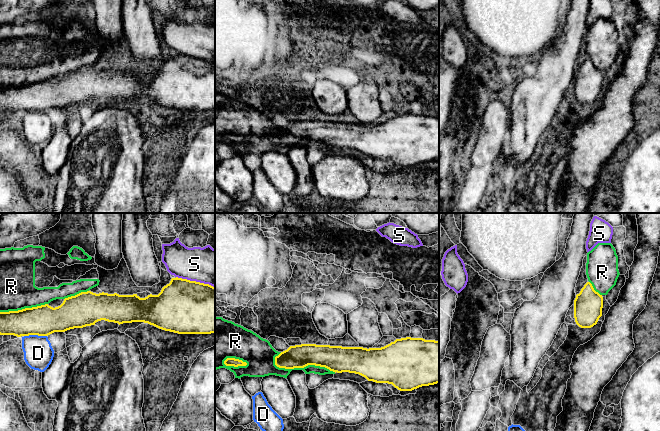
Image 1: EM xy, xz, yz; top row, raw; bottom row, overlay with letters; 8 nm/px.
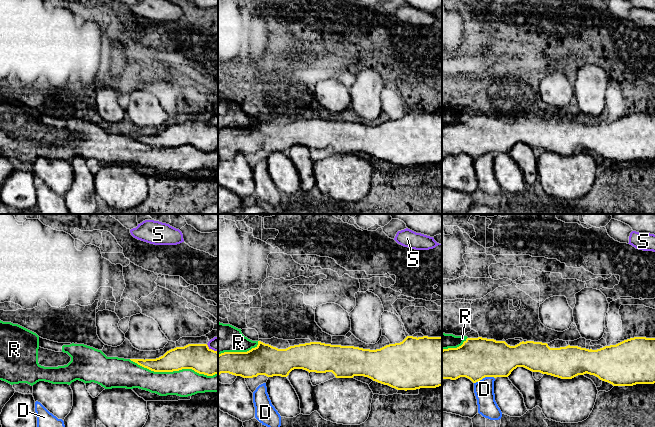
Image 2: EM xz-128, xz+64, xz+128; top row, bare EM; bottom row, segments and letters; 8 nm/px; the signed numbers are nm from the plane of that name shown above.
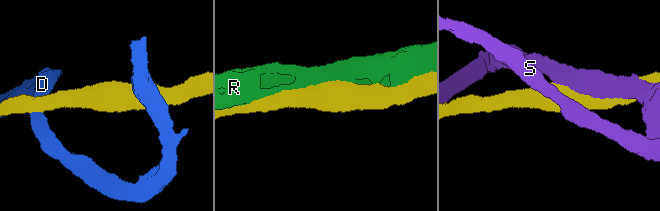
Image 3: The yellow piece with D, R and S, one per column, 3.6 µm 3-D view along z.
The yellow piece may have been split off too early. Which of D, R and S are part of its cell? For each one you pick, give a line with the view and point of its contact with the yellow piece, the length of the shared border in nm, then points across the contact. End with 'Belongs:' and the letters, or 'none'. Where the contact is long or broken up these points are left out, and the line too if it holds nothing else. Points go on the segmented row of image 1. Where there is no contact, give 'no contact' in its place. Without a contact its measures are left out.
R: contact xz (302, 367); length 500 nm
Belongs: R

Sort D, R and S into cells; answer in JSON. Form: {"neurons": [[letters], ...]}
{"neurons": [["D"], ["R"], ["S"]]}

